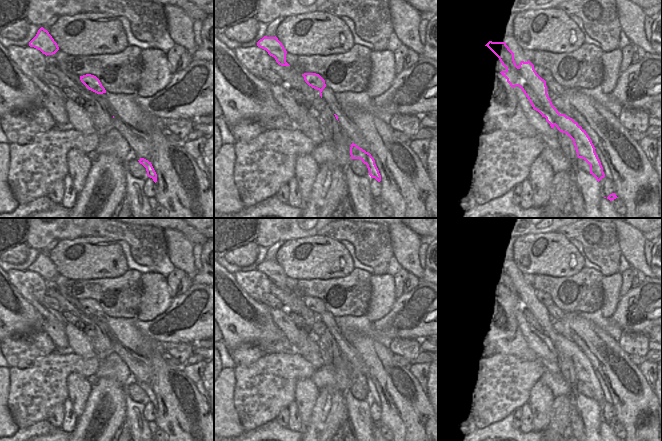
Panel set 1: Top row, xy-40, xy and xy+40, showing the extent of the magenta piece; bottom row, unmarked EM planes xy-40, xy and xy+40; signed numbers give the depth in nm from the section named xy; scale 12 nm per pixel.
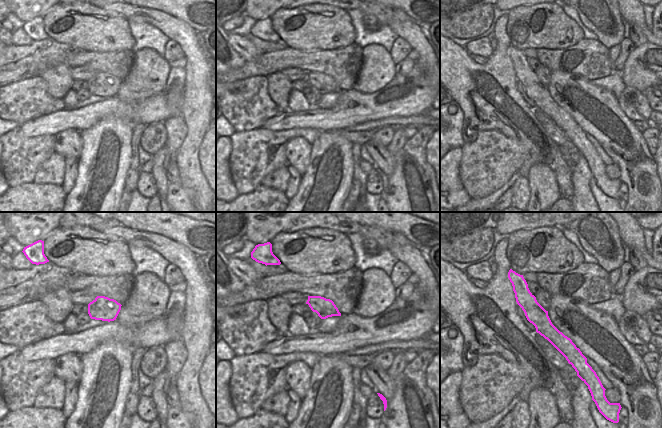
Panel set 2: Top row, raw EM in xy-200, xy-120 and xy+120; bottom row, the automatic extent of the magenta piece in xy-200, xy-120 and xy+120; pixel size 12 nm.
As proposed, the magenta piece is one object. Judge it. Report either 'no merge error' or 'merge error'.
merge error

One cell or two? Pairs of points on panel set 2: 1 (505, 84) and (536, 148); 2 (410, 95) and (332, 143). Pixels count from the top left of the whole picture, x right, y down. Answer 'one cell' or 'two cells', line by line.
1: one cell
2: two cells

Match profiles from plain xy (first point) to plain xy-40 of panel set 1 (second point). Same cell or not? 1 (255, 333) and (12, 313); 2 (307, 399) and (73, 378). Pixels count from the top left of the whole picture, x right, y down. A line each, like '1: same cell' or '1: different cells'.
1: same cell
2: same cell

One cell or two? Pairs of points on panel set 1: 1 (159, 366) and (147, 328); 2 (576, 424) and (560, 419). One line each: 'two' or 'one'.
1: two
2: two

